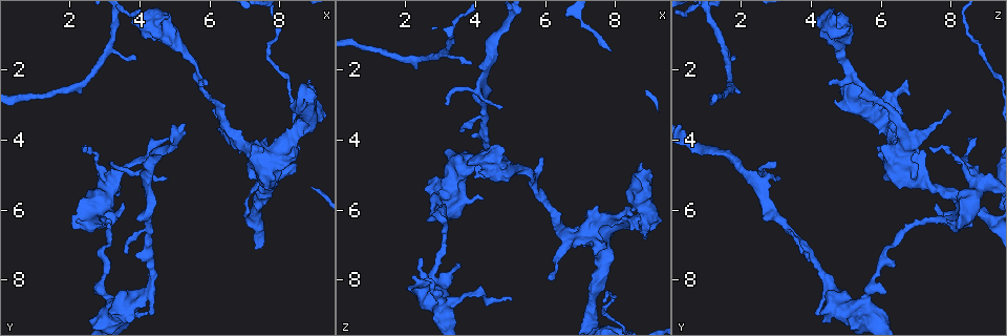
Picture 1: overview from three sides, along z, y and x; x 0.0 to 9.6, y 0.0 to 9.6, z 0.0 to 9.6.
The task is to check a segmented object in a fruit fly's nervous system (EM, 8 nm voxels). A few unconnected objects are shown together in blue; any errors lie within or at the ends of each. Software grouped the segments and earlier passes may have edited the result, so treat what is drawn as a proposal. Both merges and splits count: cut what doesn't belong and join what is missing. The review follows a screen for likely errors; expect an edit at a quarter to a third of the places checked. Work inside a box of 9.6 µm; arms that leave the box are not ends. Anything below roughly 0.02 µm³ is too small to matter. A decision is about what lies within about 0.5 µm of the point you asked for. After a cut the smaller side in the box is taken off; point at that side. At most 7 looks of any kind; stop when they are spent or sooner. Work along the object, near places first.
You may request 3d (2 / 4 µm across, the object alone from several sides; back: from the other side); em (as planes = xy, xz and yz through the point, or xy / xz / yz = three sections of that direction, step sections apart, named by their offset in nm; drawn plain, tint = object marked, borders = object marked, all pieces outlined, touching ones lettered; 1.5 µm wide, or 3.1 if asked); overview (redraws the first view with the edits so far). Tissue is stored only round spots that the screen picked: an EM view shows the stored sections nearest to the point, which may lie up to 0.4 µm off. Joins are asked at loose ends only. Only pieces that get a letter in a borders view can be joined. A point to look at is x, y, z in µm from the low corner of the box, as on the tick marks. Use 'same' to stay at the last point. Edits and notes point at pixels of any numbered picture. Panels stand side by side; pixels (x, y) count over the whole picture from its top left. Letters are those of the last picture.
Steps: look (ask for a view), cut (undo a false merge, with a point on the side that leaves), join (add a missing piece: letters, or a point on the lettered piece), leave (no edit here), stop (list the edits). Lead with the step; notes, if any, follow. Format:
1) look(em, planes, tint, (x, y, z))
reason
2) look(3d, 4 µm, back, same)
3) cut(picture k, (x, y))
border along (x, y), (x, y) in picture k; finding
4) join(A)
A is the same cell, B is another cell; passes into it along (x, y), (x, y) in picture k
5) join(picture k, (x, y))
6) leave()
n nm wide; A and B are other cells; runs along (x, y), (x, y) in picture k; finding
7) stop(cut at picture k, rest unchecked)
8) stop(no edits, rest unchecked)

look(em, planes, borders, (2.45, 4.15, 7.40))
thin end

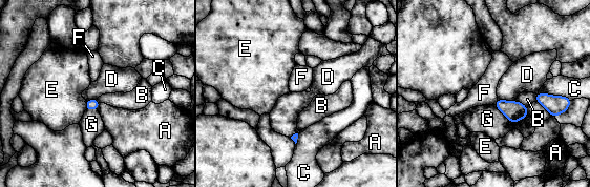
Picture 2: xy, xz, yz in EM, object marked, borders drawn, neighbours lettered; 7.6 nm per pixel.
leave()
A, B, C, D, E, F and G are other cells; border along (498, 98), (514, 101) in picture 2; none of them fits

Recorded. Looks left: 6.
look(em, planes, borders, (4.30, 9.00, 4.10))
free end

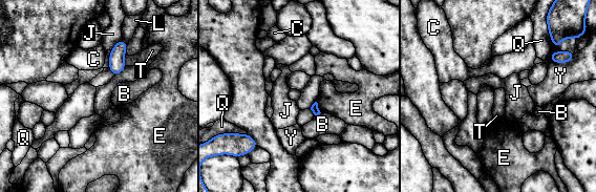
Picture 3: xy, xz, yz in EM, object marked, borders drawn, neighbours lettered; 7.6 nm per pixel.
leave()
B, C, E, J, L, Q, T and Y are other cells; border along (316, 101), (317, 107), (321, 112) in picture 3; none of them fits

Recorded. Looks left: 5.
look(em, xz, step 8, borders, (3.75, 1.55, 1.70))
thin end

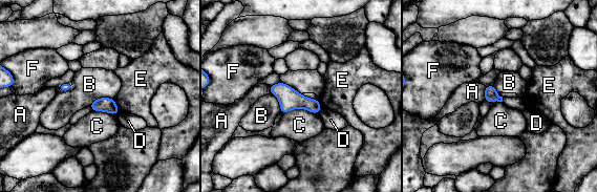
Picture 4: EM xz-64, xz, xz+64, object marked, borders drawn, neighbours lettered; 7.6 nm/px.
look(em, planes, borders, same)
cut it another way

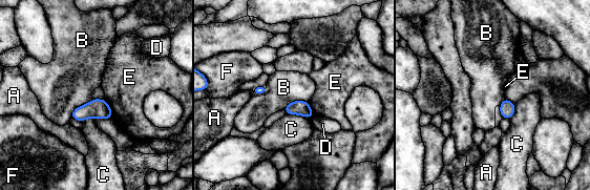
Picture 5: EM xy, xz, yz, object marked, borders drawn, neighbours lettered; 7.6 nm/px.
leave()
110 nm wide; A, B, C, D, E and F are other cells; border along (308, 100), (291, 101), (280, 109) in picture 5; none of them fits

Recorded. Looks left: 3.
stop(no edits, rest unchecked)

